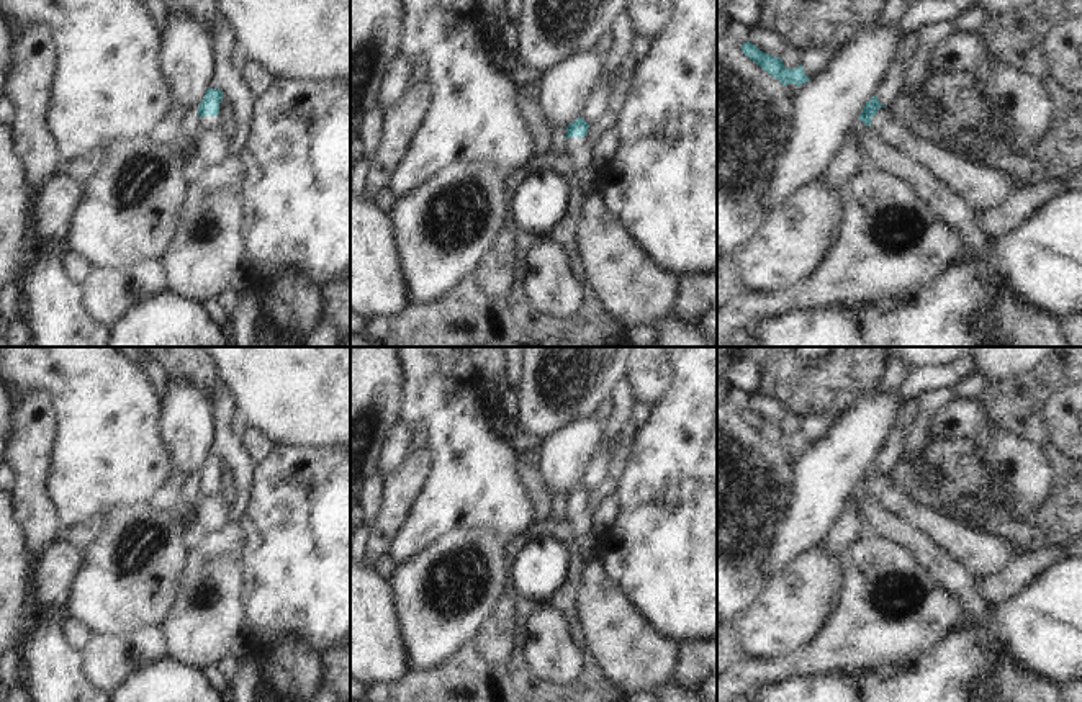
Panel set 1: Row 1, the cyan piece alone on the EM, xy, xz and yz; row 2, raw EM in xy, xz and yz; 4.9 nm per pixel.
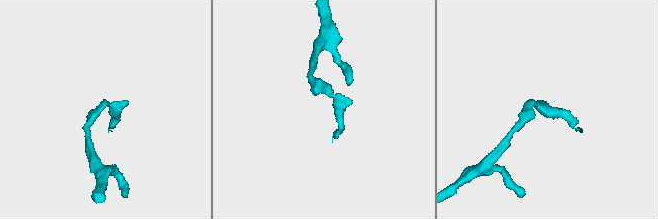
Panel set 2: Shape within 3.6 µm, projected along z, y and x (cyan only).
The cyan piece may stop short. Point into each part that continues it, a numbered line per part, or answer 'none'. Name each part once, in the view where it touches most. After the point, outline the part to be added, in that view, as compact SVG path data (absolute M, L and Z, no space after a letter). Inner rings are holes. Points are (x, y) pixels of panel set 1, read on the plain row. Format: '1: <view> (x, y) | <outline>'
1: yz (981, 553) | M887 475L877 476L869 494L889 514L895 514L930 537L941 551L963 565L974 581L1002 571L1018 558L1012 542L982 530L971 530L944 514L915 504Z

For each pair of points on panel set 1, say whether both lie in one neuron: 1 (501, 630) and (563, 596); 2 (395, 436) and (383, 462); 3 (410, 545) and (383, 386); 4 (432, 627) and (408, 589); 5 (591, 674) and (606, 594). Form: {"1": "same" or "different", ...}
{"1": "different", "2": "same", "3": "different", "4": "same", "5": "different"}

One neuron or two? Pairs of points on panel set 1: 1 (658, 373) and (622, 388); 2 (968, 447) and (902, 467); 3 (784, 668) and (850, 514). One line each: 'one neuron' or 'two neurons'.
1: two neurons
2: one neuron
3: two neurons

